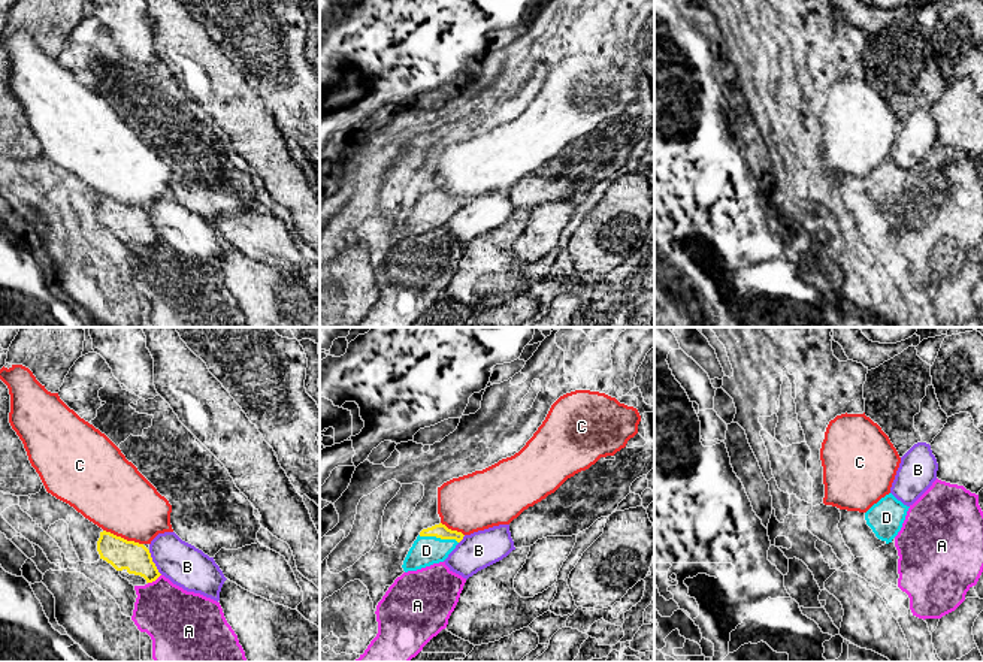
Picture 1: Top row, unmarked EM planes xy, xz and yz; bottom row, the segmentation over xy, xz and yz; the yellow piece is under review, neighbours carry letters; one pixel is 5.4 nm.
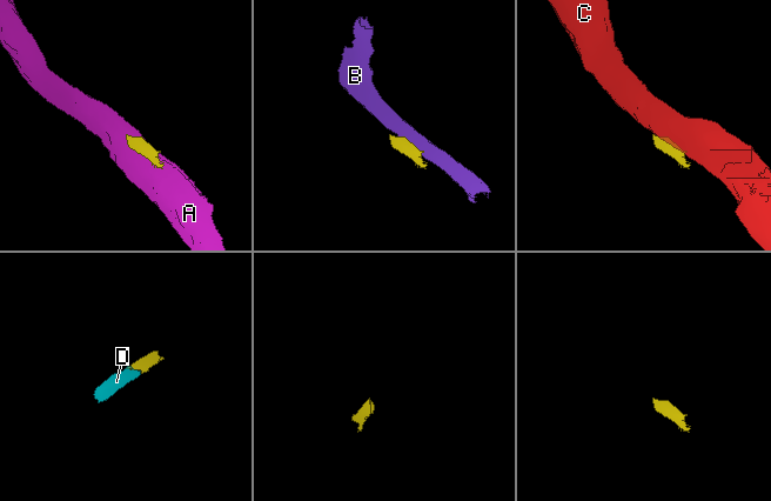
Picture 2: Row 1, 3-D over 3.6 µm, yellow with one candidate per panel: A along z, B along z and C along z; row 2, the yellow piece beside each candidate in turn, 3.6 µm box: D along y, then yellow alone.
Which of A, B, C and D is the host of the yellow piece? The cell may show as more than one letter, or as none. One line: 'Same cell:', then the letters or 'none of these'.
Same cell: D

